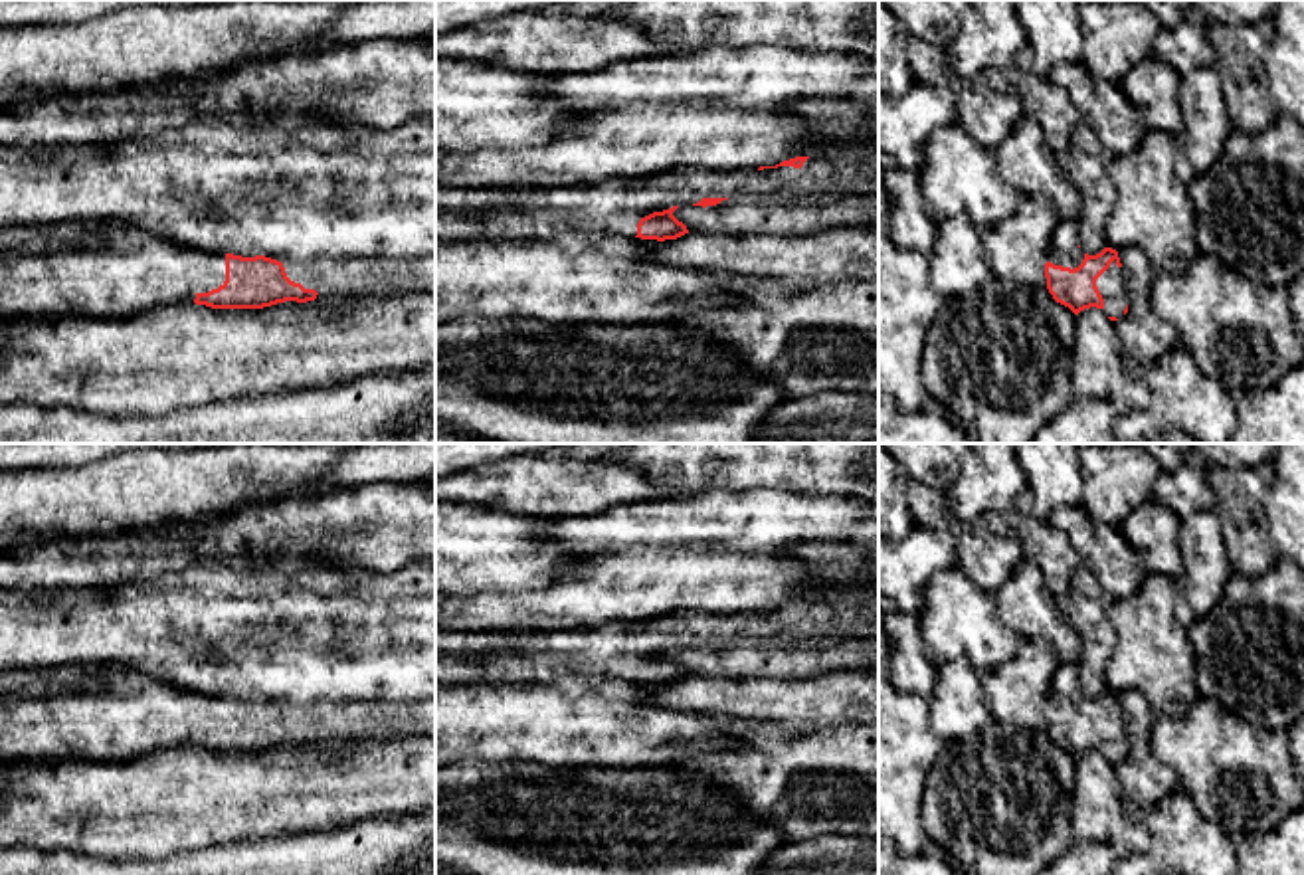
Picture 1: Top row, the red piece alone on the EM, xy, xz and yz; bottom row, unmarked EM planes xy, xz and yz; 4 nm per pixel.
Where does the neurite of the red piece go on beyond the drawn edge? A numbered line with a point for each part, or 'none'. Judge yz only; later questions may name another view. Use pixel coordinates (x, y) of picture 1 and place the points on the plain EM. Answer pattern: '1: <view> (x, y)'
1: yz (1063, 691)
2: yz (1111, 727)

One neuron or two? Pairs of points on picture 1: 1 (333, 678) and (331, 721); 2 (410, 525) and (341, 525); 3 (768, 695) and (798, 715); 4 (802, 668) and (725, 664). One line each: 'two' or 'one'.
1: two
2: one
3: one
4: one

